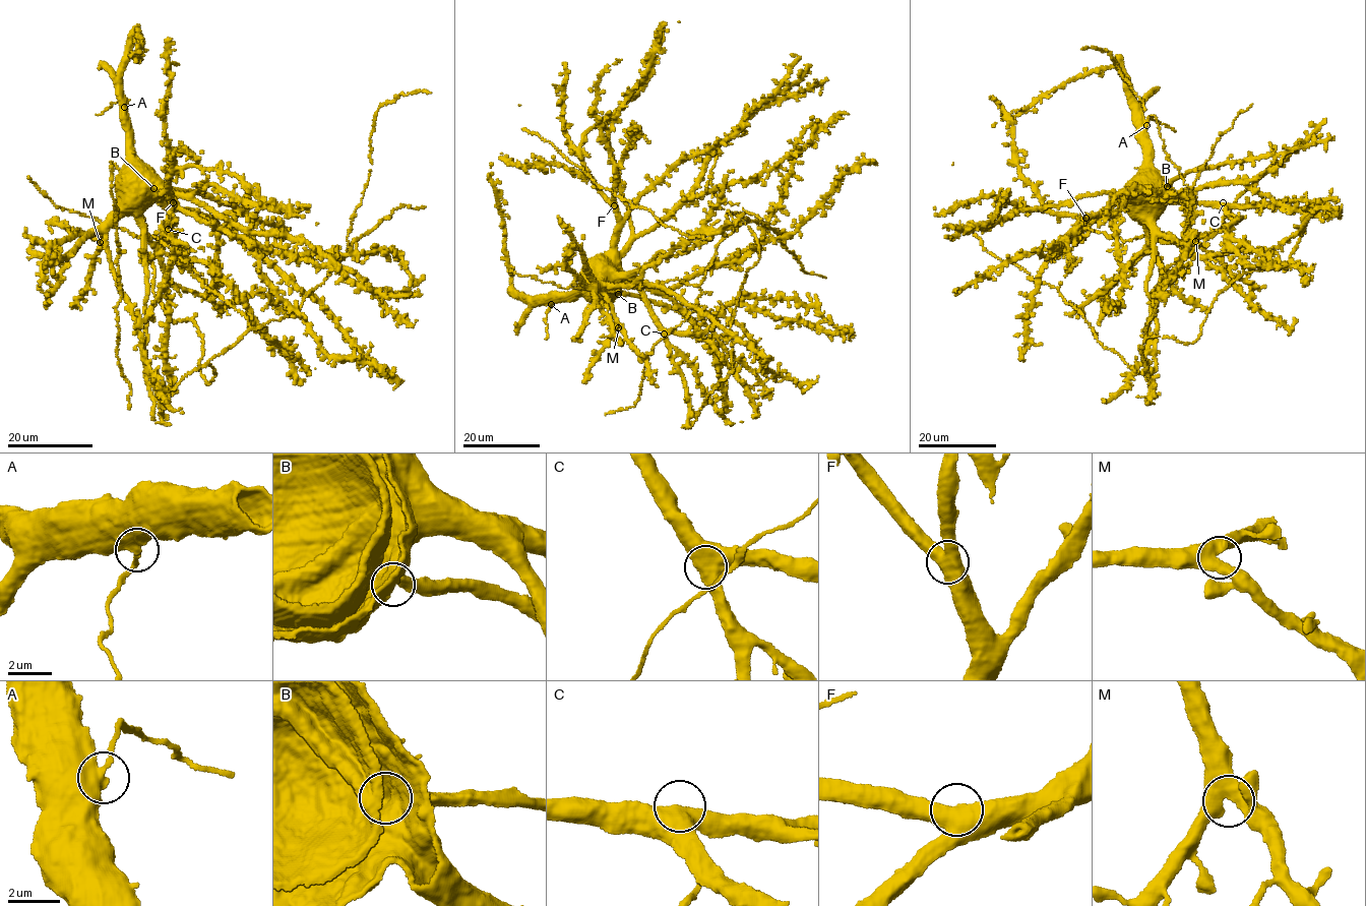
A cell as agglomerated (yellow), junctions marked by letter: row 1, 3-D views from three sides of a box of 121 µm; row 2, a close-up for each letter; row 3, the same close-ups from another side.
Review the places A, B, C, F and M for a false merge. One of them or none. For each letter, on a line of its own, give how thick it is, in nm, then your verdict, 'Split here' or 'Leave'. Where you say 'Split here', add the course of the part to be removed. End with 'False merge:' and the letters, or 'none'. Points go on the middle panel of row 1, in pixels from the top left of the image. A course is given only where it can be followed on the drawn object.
A: Thickness 500 nm. Split here. Course of the part to remove: (551, 304), (545, 320), (546, 340)
B: Thickness 550 nm. Leave
C: Thickness 550 nm. Leave
F: Thickness 550 nm. Leave
M: Thickness 480 nm. Leave
False merge: A

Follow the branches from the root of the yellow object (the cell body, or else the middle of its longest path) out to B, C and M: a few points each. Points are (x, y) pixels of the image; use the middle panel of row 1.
B: (613, 261), (618, 294)
C: (613, 261), (621, 278), (638, 290), (664, 334)
M: (613, 261), (620, 264), (604, 289), (604, 296), (618, 327)

